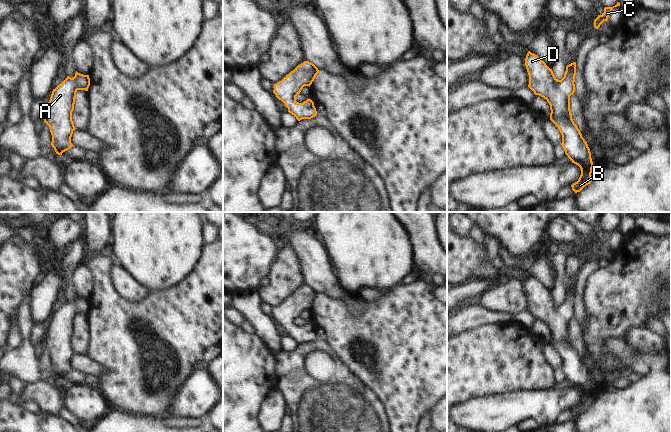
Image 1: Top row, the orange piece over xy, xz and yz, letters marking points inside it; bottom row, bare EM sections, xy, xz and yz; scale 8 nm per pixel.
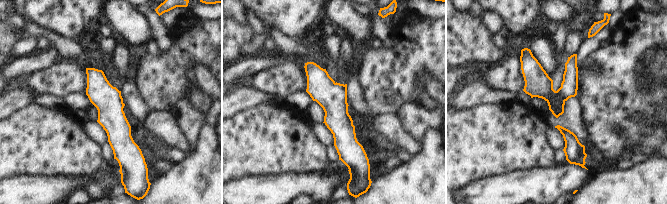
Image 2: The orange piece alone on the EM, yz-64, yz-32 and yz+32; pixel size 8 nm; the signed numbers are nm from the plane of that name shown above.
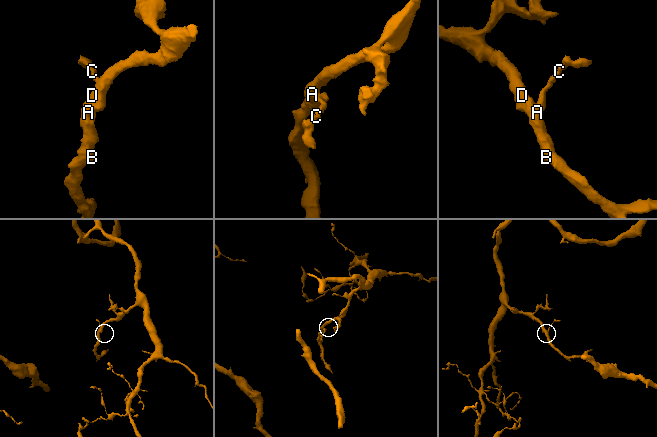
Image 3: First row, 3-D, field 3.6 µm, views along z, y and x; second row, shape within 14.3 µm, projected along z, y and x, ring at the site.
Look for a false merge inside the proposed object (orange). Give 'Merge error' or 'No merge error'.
No merge error.

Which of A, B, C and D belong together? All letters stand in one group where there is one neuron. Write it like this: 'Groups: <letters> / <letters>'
Groups: A B C D.

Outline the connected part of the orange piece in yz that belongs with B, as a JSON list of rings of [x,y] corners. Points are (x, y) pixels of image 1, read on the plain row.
[[[528,275],[525,290],[529,299],[528,311],[547,324],[550,329],[550,344],[558,351],[562,359],[562,371],[565,378],[581,393],[572,414],[580,416],[592,405],[593,386],[587,366],[572,343],[570,320],[575,316],[576,286],[566,290],[564,301],[558,304],[552,293],[537,279]]]

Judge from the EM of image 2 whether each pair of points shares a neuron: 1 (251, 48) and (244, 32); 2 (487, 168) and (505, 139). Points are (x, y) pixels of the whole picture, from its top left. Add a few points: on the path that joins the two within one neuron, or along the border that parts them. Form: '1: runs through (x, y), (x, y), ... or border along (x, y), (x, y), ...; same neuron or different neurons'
1: border along (254, 34), (242, 46), (241, 56); different neurons
2: runs through (491, 161), (505, 146); same neuron

